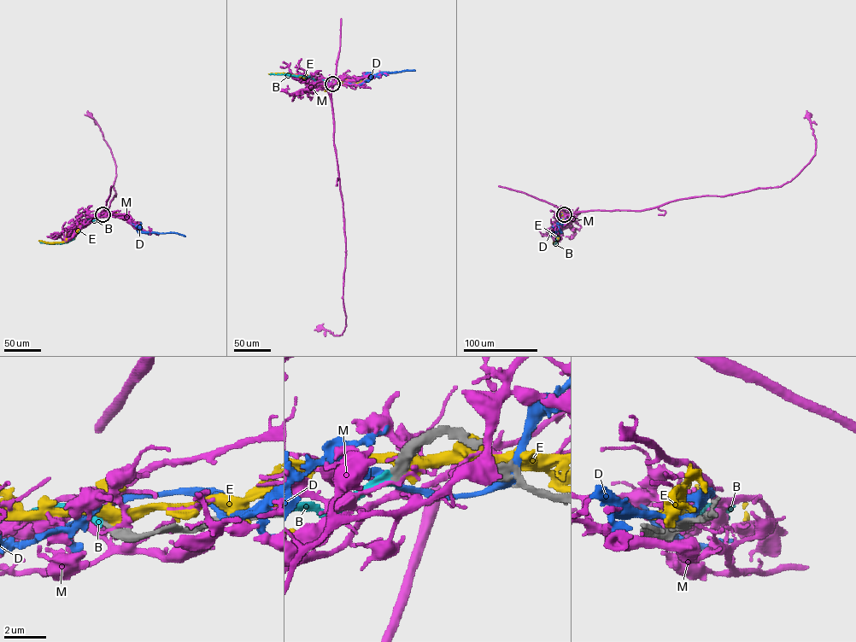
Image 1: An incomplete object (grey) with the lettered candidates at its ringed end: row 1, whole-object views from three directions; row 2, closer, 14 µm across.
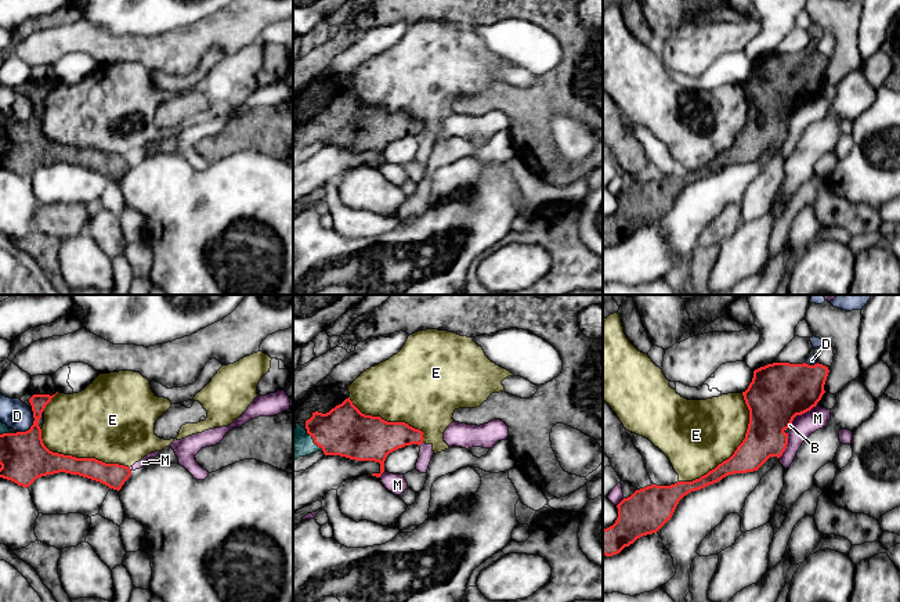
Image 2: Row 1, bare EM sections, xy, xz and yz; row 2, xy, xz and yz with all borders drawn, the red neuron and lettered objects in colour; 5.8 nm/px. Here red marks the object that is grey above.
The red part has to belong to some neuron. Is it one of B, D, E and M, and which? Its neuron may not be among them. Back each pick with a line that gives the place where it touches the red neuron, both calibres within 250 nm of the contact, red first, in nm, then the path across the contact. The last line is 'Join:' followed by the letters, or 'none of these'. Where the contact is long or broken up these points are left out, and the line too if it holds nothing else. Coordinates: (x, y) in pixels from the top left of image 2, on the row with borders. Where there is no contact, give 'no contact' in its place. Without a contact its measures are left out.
B: meets red in xz at (314, 440); 300 nm thick on the red side, 160 nm on the other
Join: B

